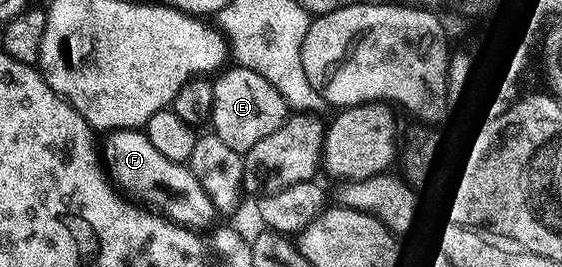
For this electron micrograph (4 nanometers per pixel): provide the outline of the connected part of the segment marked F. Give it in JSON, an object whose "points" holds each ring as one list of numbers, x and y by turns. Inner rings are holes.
{"points":[[146,130,113,131,104,139,107,140,104,143,102,140,101,143,101,159,105,170,128,196,142,201,148,208,162,213,166,218,192,229,207,229,216,222,214,219,217,204,208,197,205,189,201,189,201,181,193,177,190,167,164,157,149,142]]}

